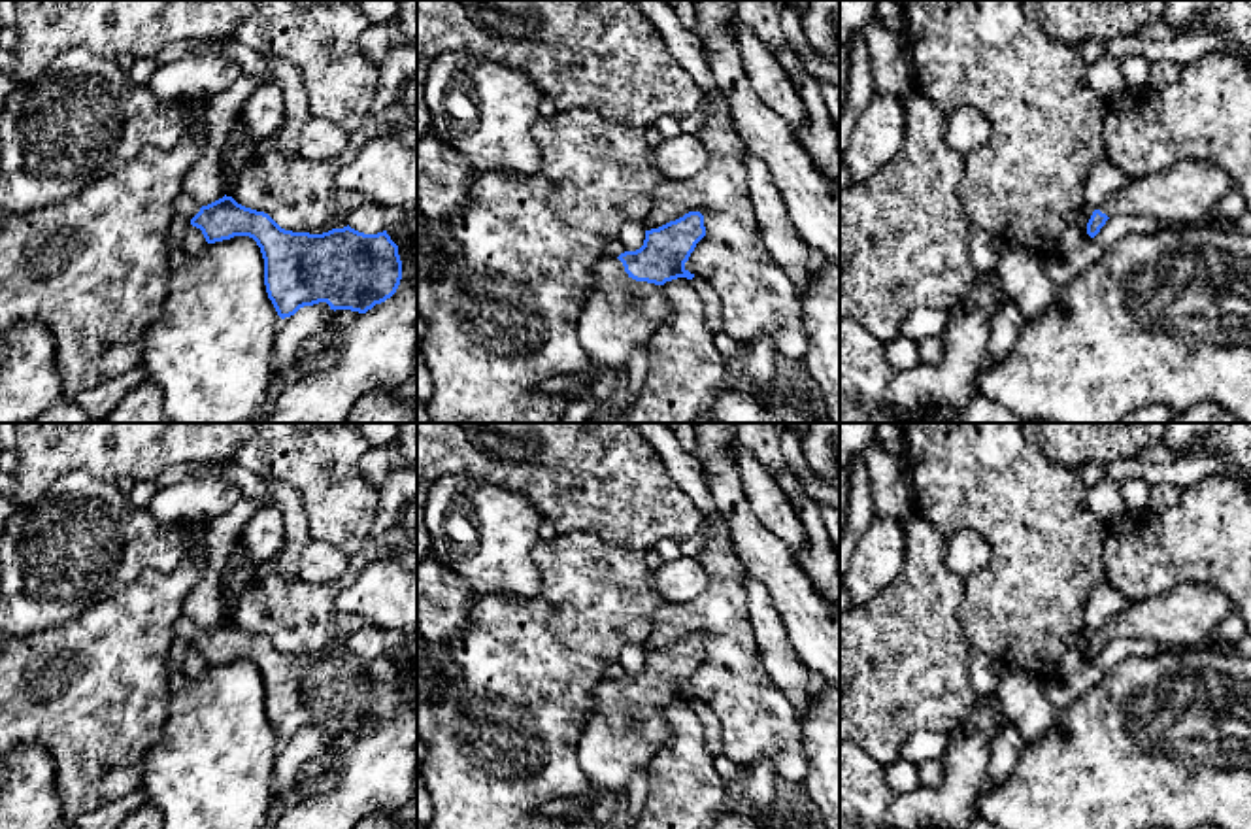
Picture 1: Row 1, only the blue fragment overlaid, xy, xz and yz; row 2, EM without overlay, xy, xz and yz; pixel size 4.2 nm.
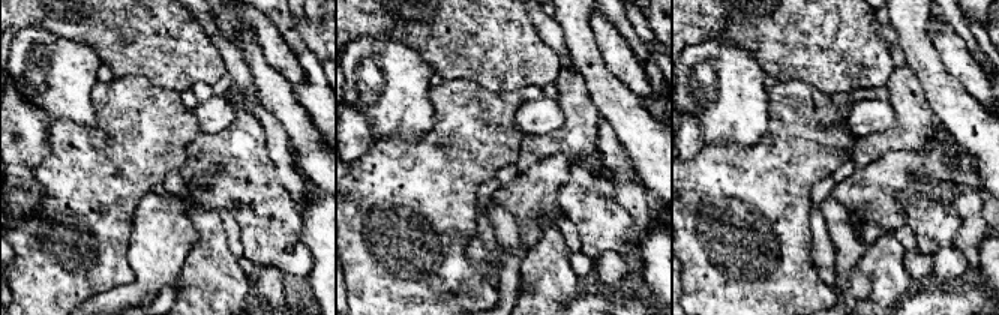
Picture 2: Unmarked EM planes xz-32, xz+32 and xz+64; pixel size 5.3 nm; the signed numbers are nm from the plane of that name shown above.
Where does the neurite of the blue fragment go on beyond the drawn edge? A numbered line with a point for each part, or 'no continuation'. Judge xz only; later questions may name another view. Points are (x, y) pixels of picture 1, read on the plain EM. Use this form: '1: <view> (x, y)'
1: xz (614, 746)

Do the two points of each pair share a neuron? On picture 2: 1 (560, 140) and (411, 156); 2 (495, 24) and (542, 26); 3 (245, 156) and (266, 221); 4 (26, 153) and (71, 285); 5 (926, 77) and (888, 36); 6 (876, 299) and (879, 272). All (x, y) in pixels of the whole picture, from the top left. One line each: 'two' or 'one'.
1: two
2: two
3: one
4: two
5: two
6: one

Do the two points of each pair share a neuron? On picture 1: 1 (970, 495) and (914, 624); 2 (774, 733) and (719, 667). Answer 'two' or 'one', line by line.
1: two
2: one

